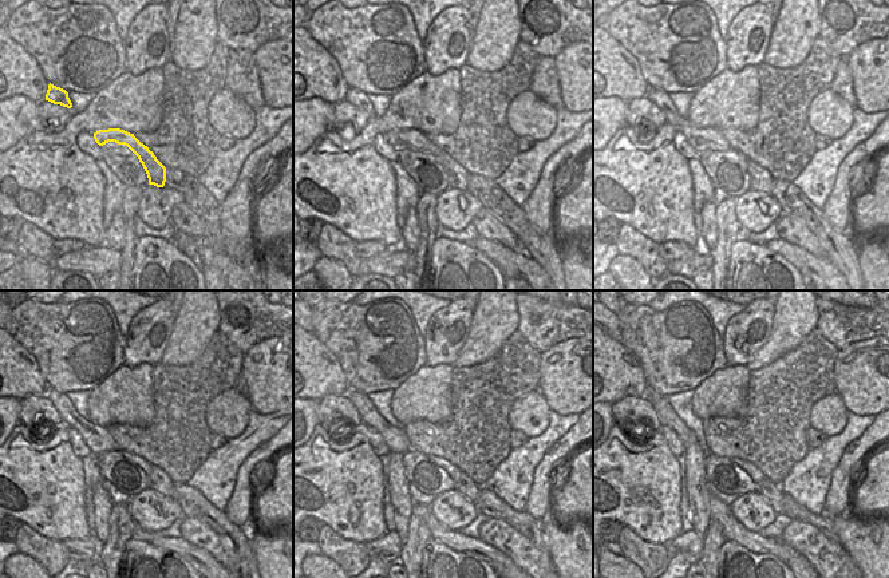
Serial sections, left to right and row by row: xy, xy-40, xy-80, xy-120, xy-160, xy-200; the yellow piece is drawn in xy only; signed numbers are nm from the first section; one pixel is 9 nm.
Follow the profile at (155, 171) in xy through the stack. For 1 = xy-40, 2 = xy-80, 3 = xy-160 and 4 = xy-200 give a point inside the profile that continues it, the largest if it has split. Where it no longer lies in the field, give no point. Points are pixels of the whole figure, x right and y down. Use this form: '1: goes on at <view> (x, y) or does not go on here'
1: goes on at xy-40 (399, 139)
2: goes on at xy-80 (700, 139)
3: goes on at xy-160 (396, 440)
4: goes on at xy-200 (668, 416)

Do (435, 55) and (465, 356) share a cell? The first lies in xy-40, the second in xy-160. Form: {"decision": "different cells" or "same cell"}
{"decision": "different cells"}

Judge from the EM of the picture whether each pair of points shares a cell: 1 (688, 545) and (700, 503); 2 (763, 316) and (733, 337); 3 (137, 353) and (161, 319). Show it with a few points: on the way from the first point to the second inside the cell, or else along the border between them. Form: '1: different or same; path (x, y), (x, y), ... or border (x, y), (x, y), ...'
1: different; border (692, 529), (702, 539)
2: same; path (755, 323), (741, 337)
3: same; path (145, 344), (145, 335), (151, 324)

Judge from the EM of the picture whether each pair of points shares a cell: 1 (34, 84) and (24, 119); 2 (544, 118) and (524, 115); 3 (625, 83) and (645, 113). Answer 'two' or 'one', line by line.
1: two
2: one
3: two

